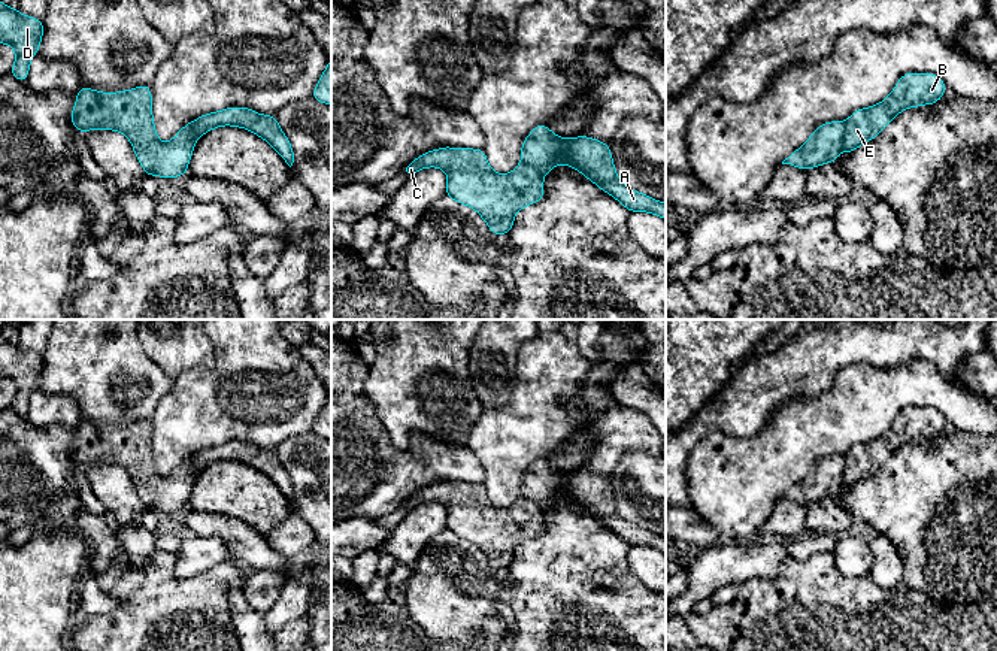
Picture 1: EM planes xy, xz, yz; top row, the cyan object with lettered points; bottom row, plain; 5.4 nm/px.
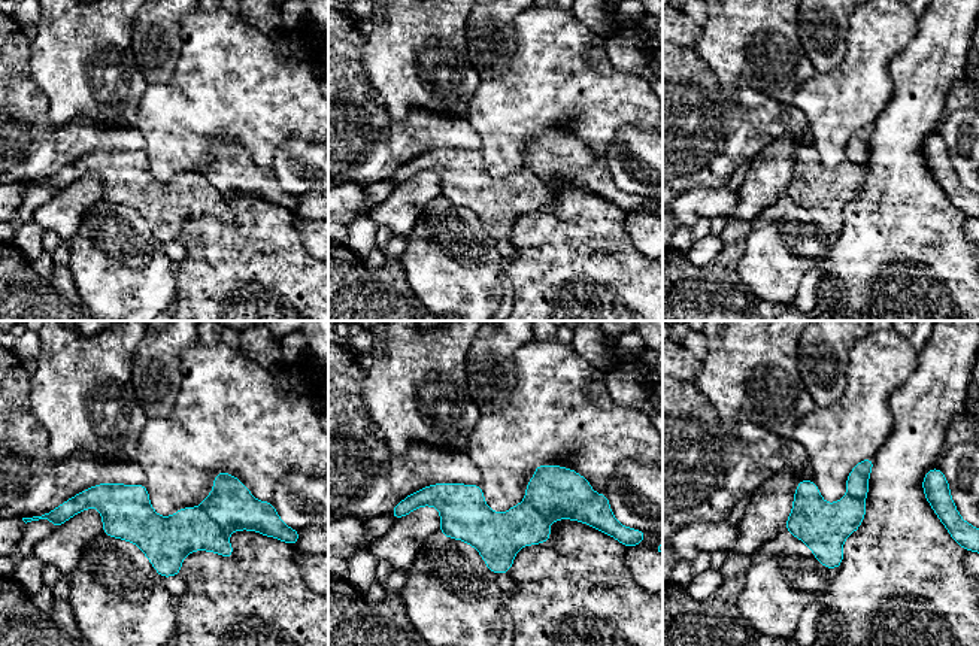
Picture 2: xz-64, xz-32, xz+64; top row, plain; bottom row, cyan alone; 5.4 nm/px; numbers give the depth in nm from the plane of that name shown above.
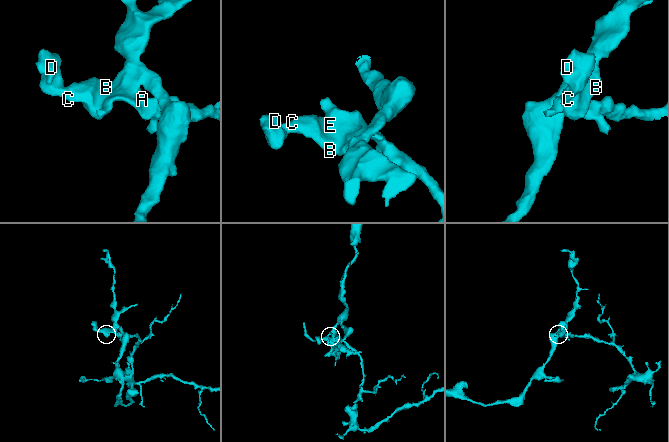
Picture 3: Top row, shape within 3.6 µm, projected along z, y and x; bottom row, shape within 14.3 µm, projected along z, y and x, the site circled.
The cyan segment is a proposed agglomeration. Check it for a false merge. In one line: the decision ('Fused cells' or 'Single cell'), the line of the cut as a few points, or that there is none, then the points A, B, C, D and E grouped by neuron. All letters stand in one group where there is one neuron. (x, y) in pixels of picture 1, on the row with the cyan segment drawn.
Fused cells. Split along yz (845, 123), (842, 148). Groups: A / B C D E

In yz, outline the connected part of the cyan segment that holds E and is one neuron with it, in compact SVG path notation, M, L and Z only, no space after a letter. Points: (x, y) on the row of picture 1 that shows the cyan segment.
M909 72L903 75L882 103L857 109L845 121L845 154L875 139L901 110L937 103L946 88L934 73Z

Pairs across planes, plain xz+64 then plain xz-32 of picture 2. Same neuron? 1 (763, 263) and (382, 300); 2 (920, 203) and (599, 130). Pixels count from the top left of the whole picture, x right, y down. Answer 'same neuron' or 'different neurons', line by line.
1: different neurons
2: different neurons

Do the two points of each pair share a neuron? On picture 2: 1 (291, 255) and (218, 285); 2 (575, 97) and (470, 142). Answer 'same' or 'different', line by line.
1: same
2: different

